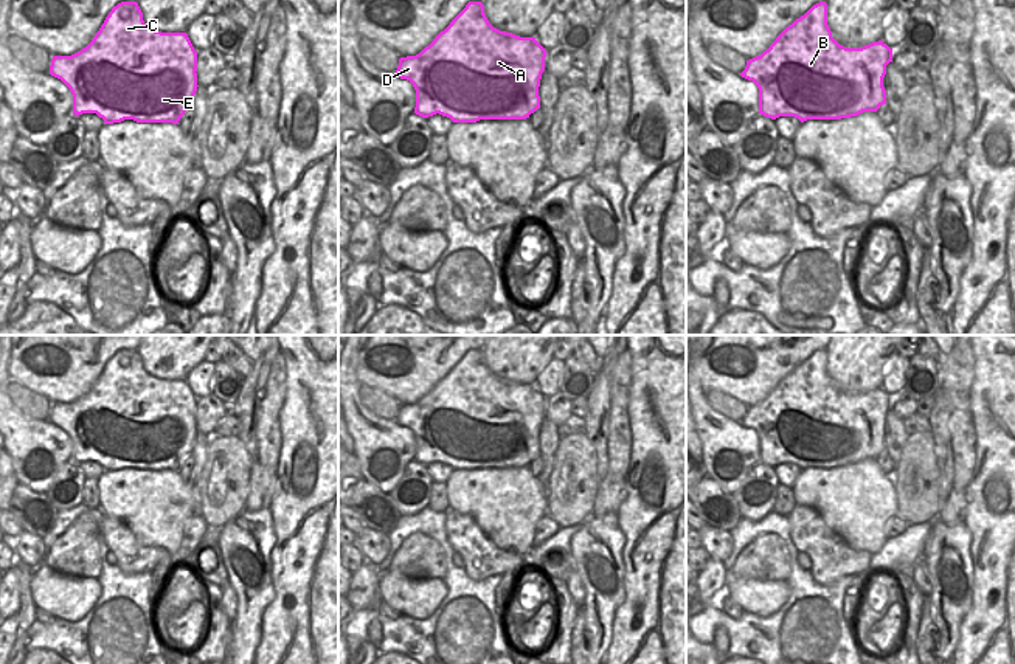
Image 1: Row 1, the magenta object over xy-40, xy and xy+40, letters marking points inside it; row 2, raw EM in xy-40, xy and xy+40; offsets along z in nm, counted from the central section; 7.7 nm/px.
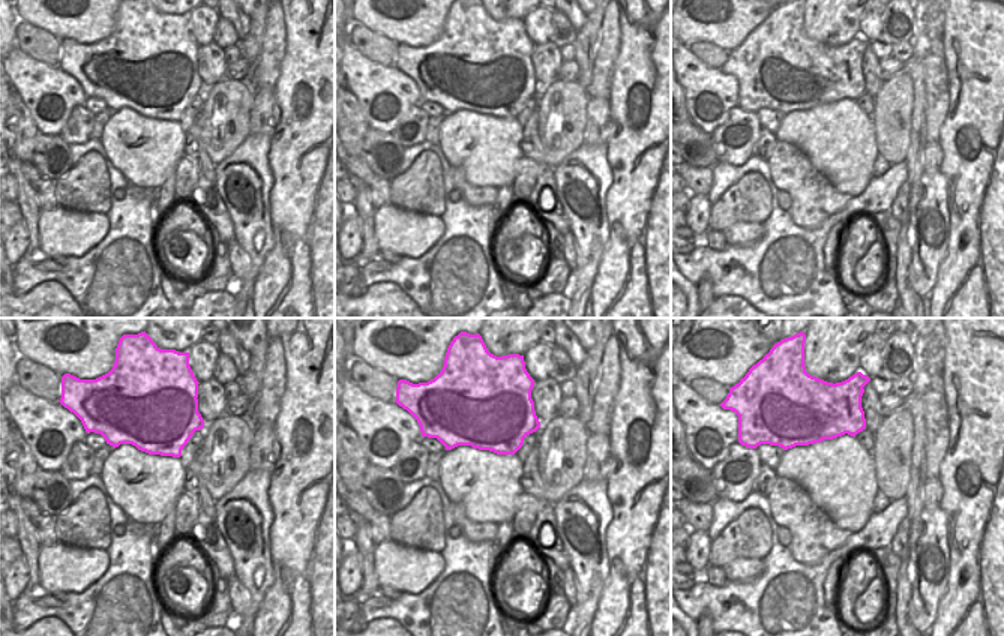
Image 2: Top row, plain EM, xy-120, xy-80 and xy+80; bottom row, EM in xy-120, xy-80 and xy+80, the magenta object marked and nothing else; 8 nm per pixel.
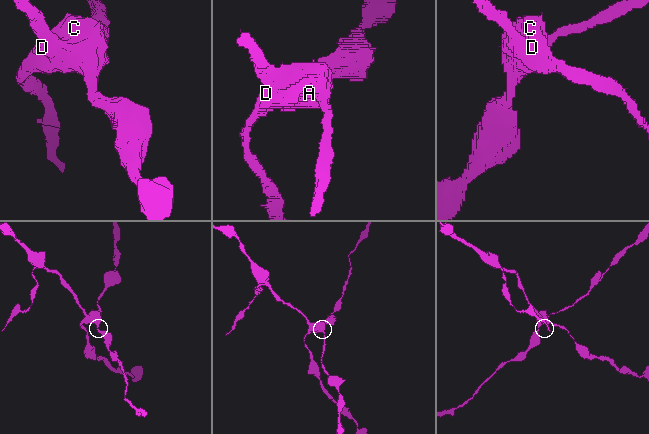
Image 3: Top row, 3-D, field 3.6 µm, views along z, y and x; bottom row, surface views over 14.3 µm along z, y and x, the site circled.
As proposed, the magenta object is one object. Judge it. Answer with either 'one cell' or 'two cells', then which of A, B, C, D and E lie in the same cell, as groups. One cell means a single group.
two cells; A B C D / E

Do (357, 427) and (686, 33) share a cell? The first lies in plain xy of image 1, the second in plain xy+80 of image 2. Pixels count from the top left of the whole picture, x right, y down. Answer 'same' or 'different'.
different

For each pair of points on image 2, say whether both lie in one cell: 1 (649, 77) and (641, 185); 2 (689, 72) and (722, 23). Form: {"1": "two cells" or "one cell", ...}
{"1": "one cell", "2": "two cells"}

